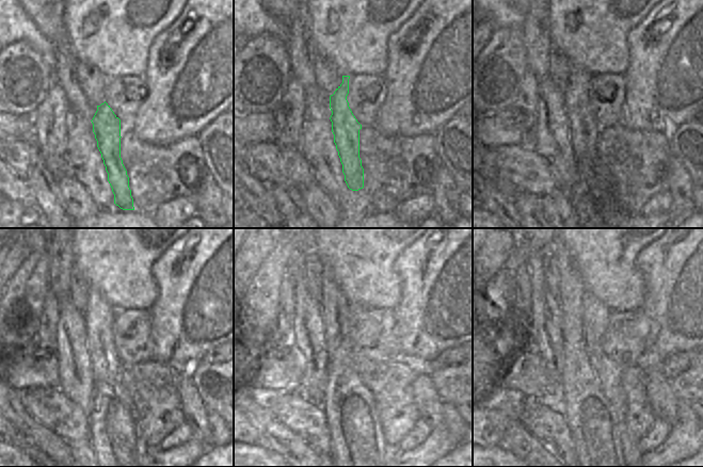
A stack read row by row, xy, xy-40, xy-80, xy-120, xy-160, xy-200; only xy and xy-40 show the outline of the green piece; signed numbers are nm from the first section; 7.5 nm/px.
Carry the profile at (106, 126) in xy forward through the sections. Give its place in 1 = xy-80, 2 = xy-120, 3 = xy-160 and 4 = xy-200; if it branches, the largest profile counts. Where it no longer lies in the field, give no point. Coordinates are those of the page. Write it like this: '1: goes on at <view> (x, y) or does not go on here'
1: goes on at xy-80 (584, 127)
2: goes on at xy-120 (98, 315)
3: goes on at xy-160 (334, 306)
4: goes on at xy-200 (571, 289)

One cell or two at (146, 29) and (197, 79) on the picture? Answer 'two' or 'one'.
two

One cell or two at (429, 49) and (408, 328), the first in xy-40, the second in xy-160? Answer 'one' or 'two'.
one

